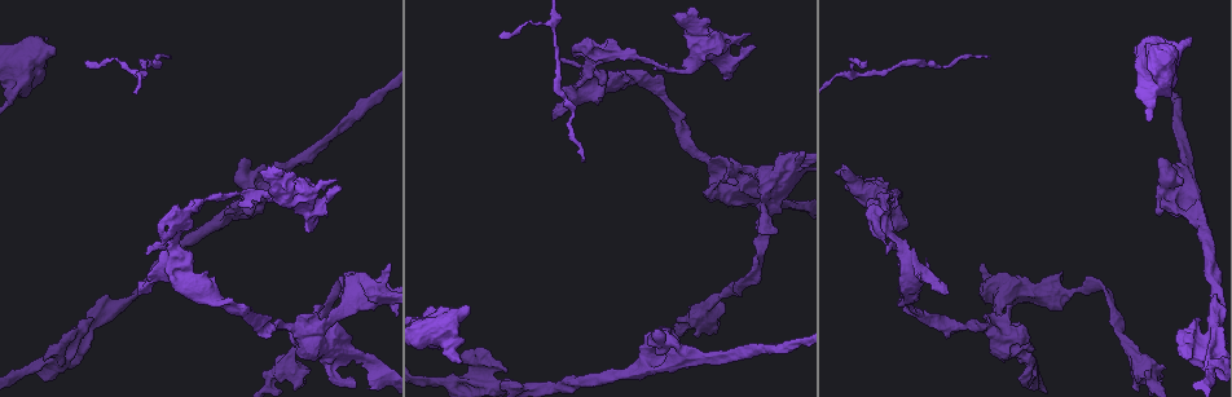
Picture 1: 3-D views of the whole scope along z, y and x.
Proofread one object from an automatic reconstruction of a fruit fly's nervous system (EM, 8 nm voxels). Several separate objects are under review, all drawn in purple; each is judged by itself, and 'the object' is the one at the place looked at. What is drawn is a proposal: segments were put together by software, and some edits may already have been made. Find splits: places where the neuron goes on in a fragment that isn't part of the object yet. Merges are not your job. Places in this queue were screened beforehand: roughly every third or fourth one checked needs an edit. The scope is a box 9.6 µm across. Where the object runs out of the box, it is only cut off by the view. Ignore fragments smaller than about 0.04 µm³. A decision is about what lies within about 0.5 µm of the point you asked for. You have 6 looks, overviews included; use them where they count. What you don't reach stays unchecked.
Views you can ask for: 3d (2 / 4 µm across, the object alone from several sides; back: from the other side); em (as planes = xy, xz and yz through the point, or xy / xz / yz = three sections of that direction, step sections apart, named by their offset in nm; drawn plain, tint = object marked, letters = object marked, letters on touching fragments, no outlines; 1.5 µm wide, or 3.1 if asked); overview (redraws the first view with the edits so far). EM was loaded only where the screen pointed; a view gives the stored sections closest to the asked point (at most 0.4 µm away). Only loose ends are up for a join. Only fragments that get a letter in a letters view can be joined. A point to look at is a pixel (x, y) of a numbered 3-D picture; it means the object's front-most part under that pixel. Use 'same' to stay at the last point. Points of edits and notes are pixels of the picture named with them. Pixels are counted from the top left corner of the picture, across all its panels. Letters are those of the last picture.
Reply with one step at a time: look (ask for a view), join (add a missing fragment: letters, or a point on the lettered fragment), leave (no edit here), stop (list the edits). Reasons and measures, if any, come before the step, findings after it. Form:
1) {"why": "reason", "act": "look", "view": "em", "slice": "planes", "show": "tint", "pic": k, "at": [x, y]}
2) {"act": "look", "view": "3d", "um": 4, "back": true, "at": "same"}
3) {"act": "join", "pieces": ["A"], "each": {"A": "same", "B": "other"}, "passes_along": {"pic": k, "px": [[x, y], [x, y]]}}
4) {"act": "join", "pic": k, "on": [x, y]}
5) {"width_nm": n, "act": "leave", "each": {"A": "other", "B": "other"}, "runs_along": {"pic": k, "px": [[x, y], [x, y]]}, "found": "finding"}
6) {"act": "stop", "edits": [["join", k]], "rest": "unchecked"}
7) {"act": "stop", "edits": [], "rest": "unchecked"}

{"why": "an open end", "act": "look", "view": "3d", "um": 4, "pic": 1, "at": [334, 179]}

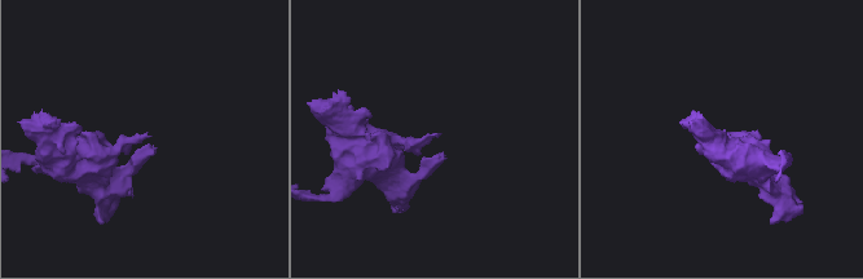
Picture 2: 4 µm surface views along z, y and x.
{"why": "shape alone is not enough", "act": "look", "view": "em", "slice": "xz", "step": 4, "show": "letters", "pic": 2, "at": [436, 135]}

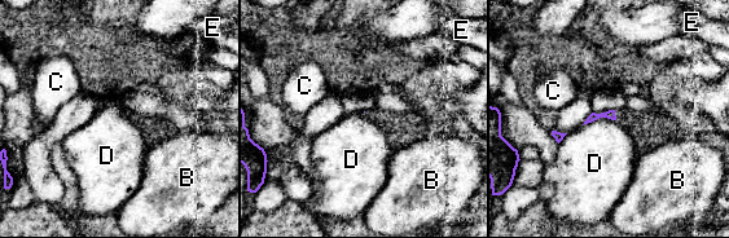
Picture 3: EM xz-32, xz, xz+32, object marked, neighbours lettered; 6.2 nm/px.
{"act": "look", "view": "em", "slice": "planes", "show": "letters", "at": "same"}

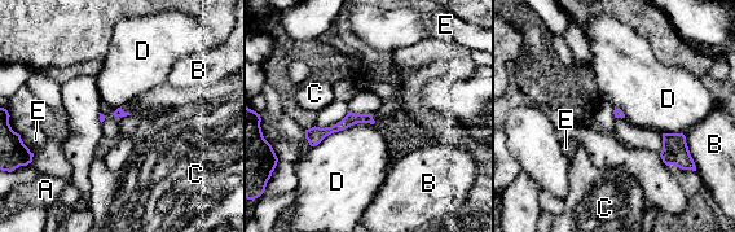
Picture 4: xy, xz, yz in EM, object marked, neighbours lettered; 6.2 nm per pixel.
{"act": "leave", "each": {"A": "other", "B": "other", "C": "other", "D": "other", "E": "other"}, "found": "none of them fits"}

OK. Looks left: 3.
{"act": "look", "view": "em", "slice": "xy", "step": 4, "show": "letters", "pic": 1, "at": [846, 169]}

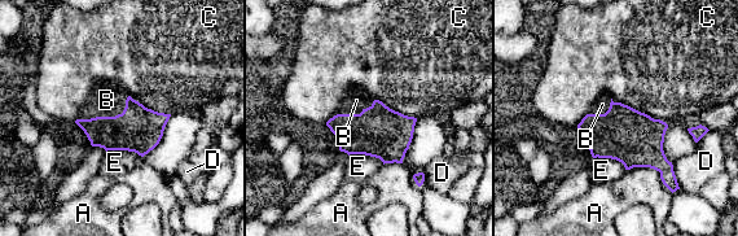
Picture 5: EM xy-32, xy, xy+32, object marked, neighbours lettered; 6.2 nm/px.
{"longest_contact_nm": ["B", 380], "act": "join", "pieces": ["B"], "each": {"A": "other", "B": "same", "C": "other", "D": "other", "E": "other"}, "found": "it goes on there"}

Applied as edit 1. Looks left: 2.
{"why": "branch stops here", "act": "look", "view": "em", "um": 3.1, "slice": "planes", "show": "letters", "pic": 1, "at": [1177, 215]}

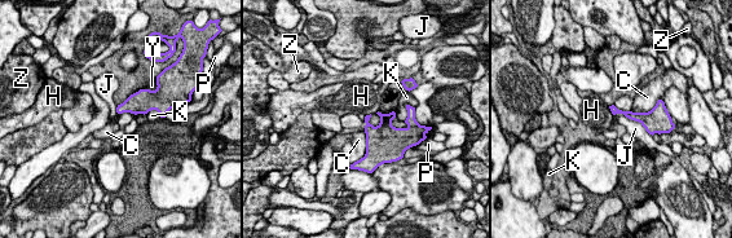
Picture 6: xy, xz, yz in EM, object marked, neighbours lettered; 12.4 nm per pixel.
{"longest_contact_nm": ["J", 500], "act": "leave", "each": {"C": "other", "H": "other", "J": "other", "K": "other", "P": "other", "Y": "other", "Z": "other"}, "found": "none of them fits"}

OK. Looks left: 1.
{"act": "stop", "edits": [["join", 5]], "rest": "unchecked"}

